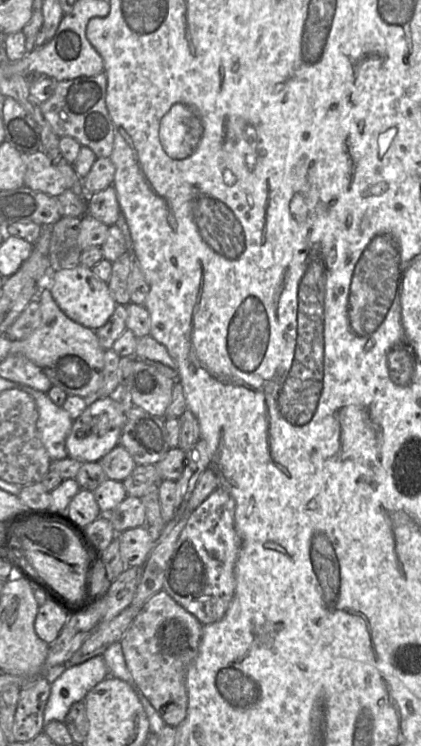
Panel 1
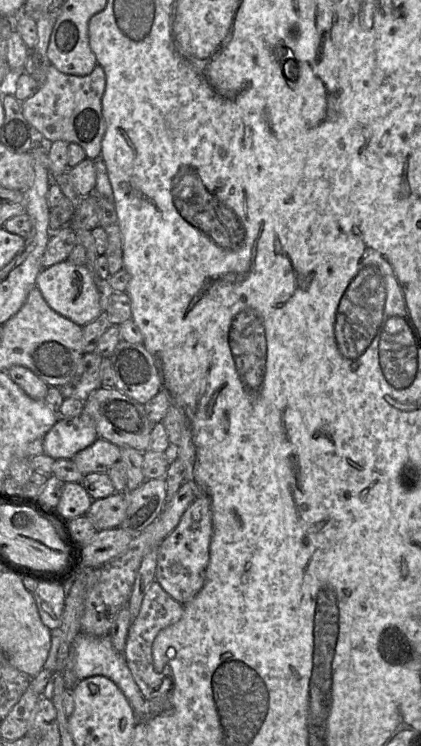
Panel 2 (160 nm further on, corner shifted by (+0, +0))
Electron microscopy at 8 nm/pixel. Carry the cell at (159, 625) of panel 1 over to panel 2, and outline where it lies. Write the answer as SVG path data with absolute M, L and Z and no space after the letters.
M153 581L144 598L142 601L140 612L137 618L131 623L127 639L126 645L124 649L124 658L127 663L128 668L131 671L131 674L138 685L141 694L143 695L144 699L148 703L148 718L149 713L158 713L162 712L163 710L169 707L169 700L171 696L171 692L173 689L173 680L167 673L159 673L156 672L154 669L153 664L153 655L152 655L152 645L157 637L157 635L166 627L176 623L183 615L184 612L184 605L173 599L157 581Z

